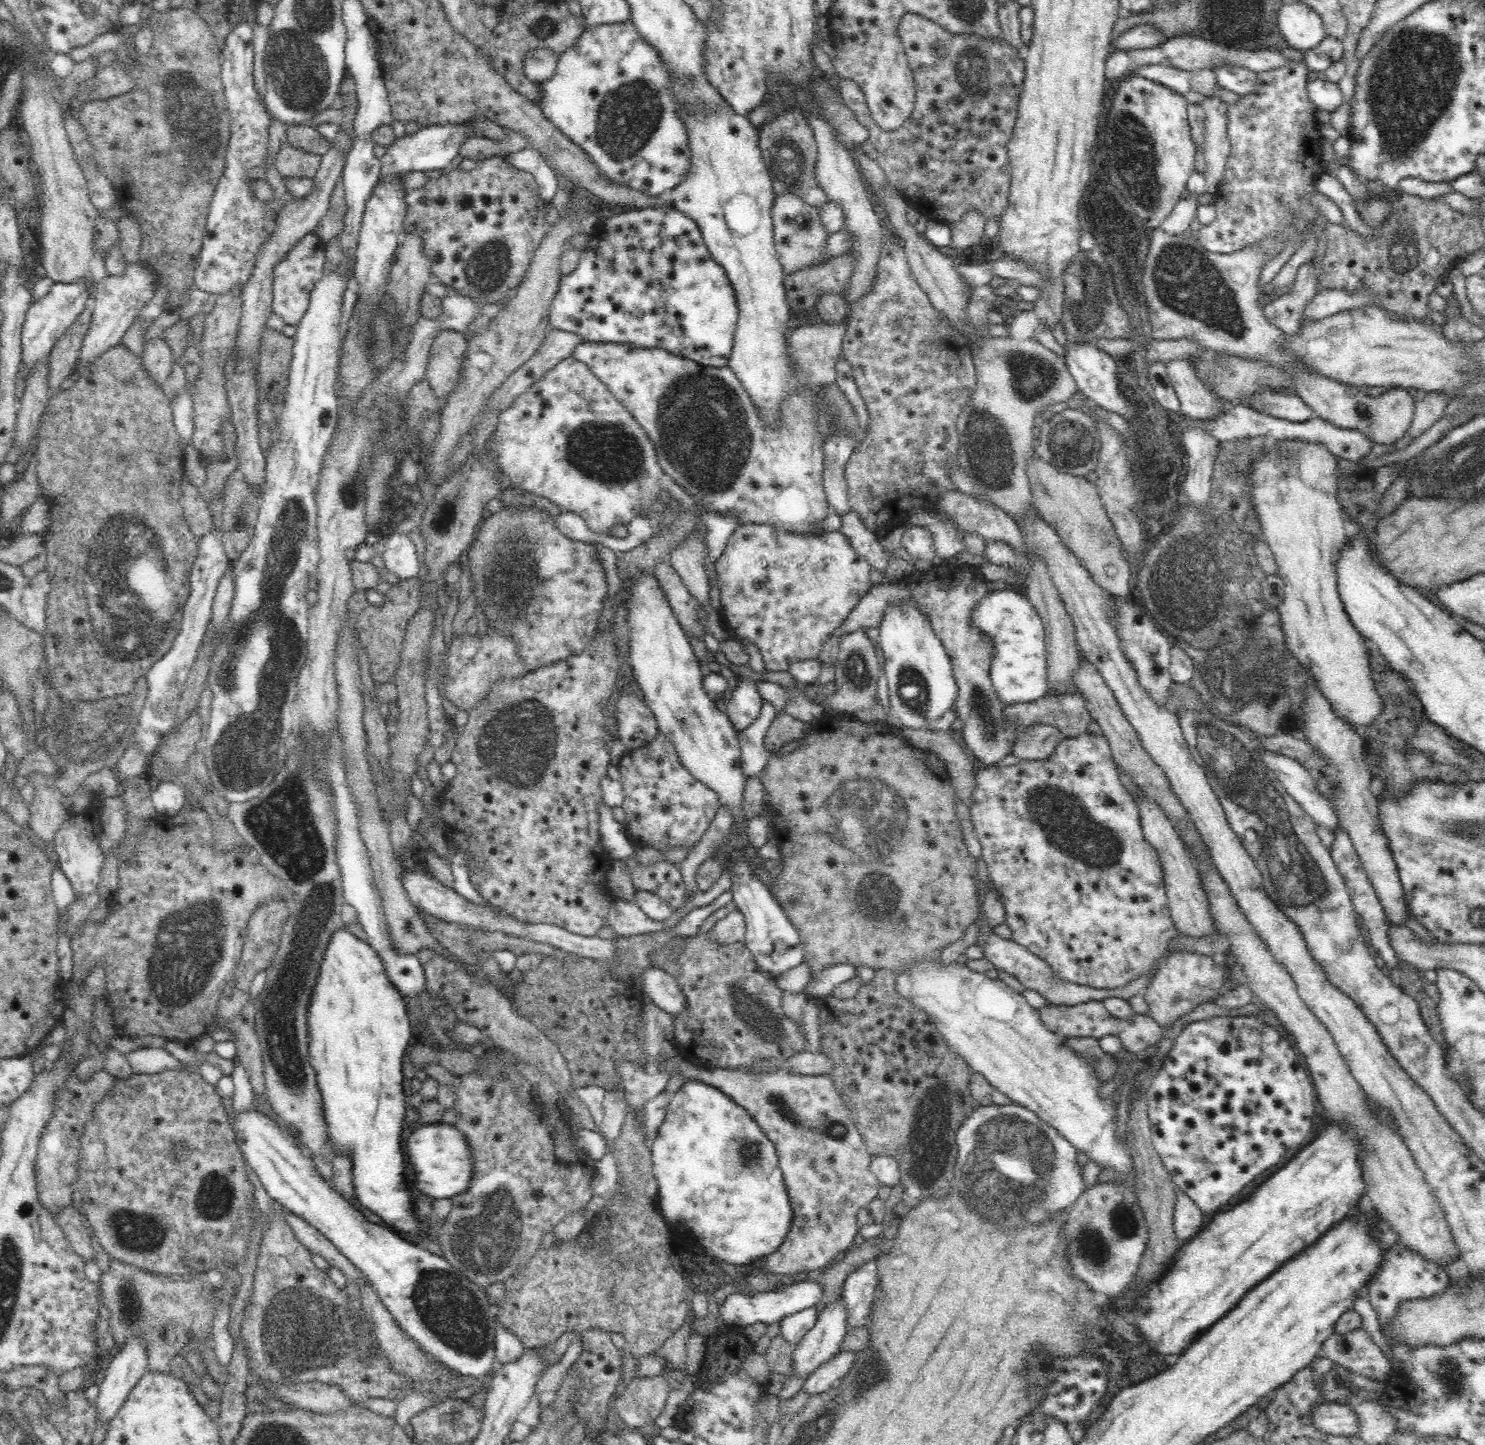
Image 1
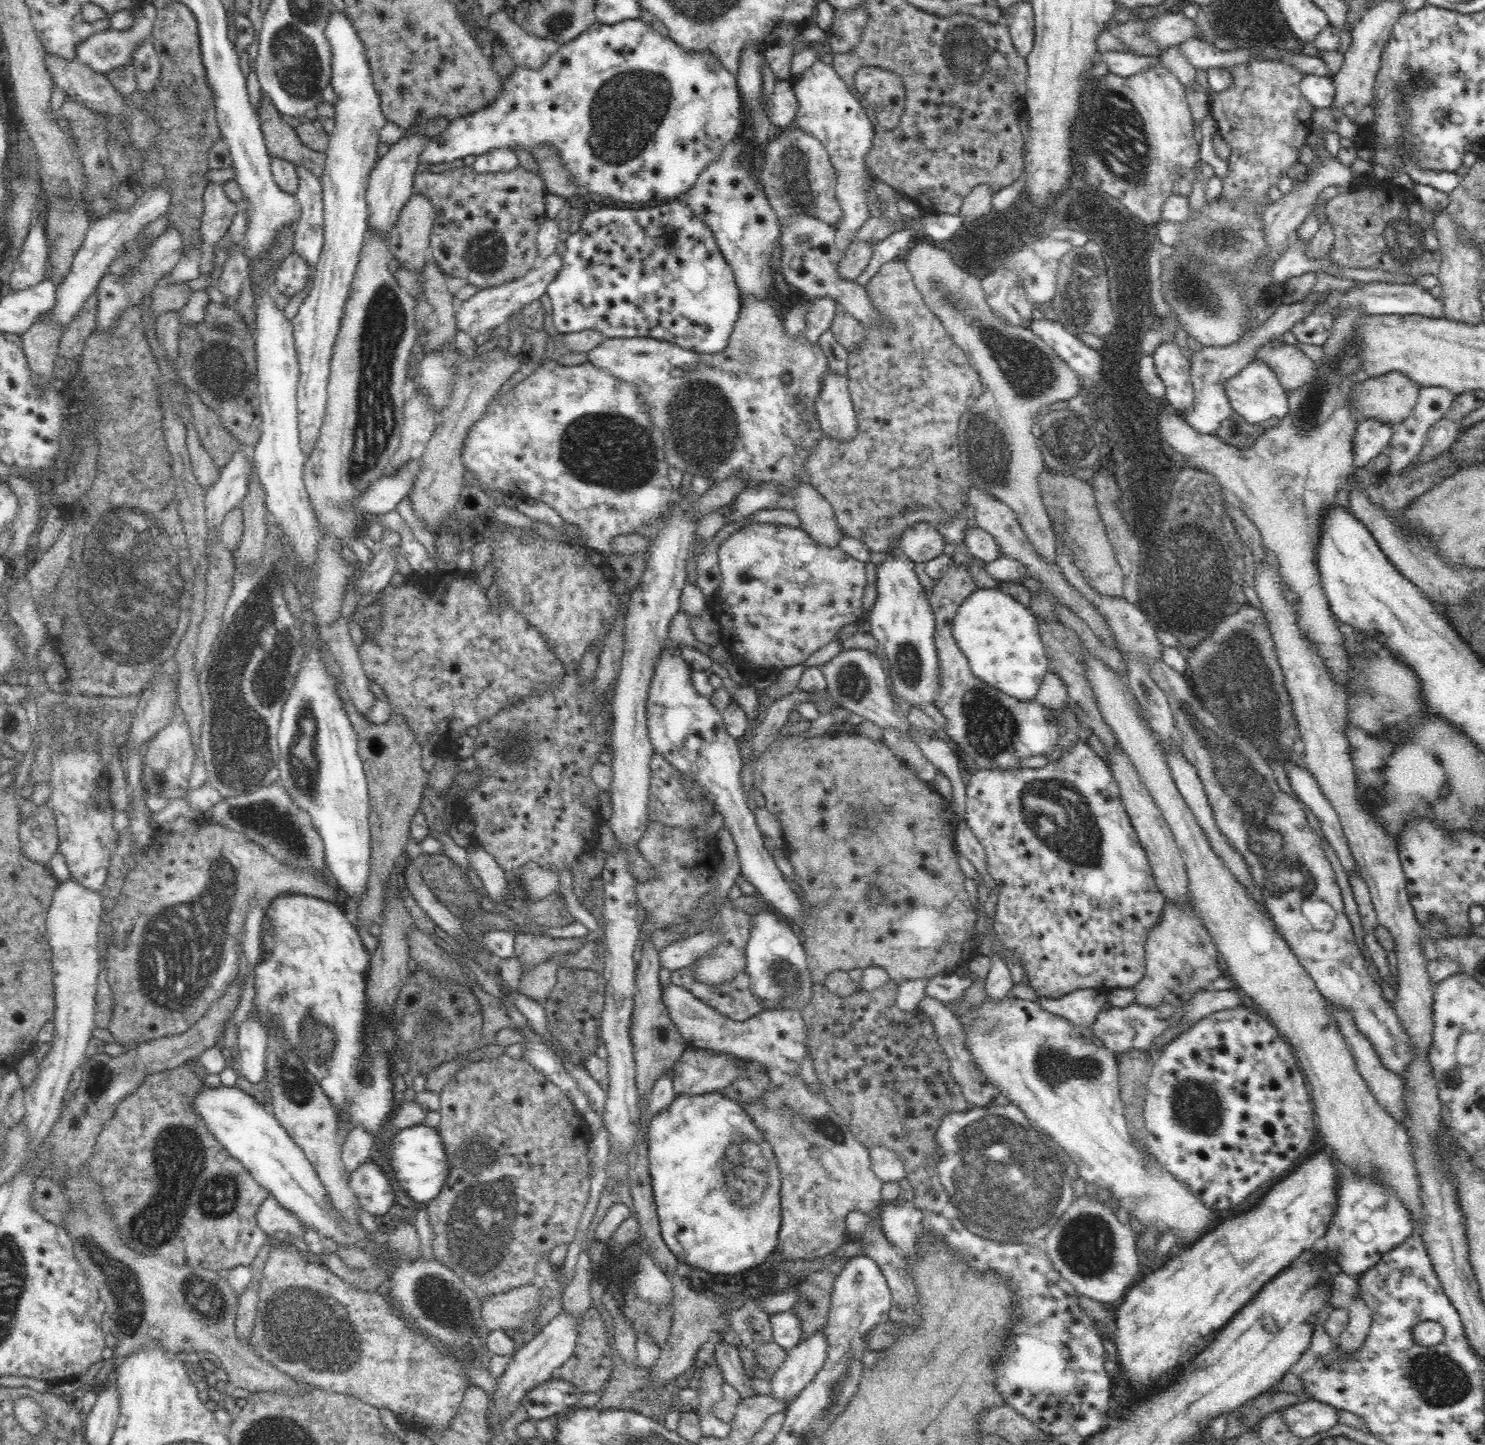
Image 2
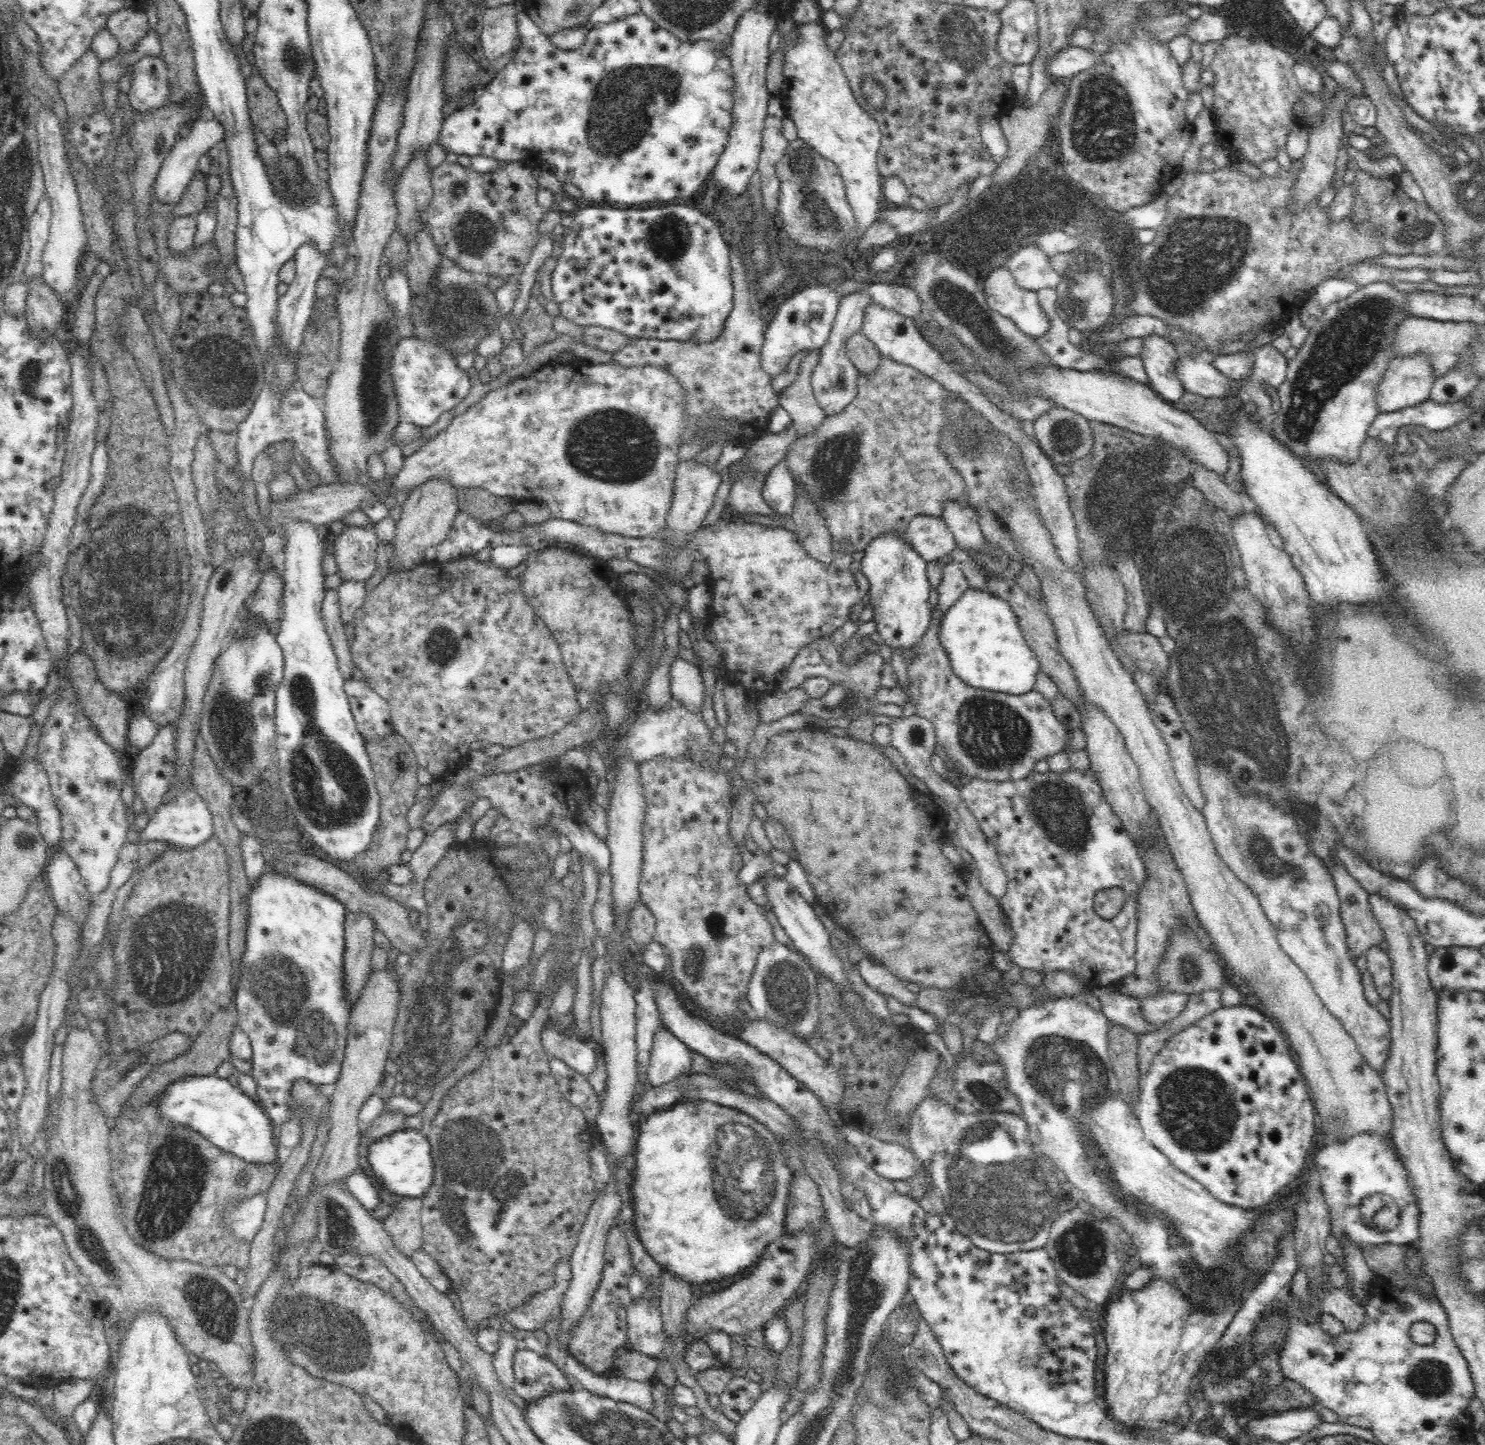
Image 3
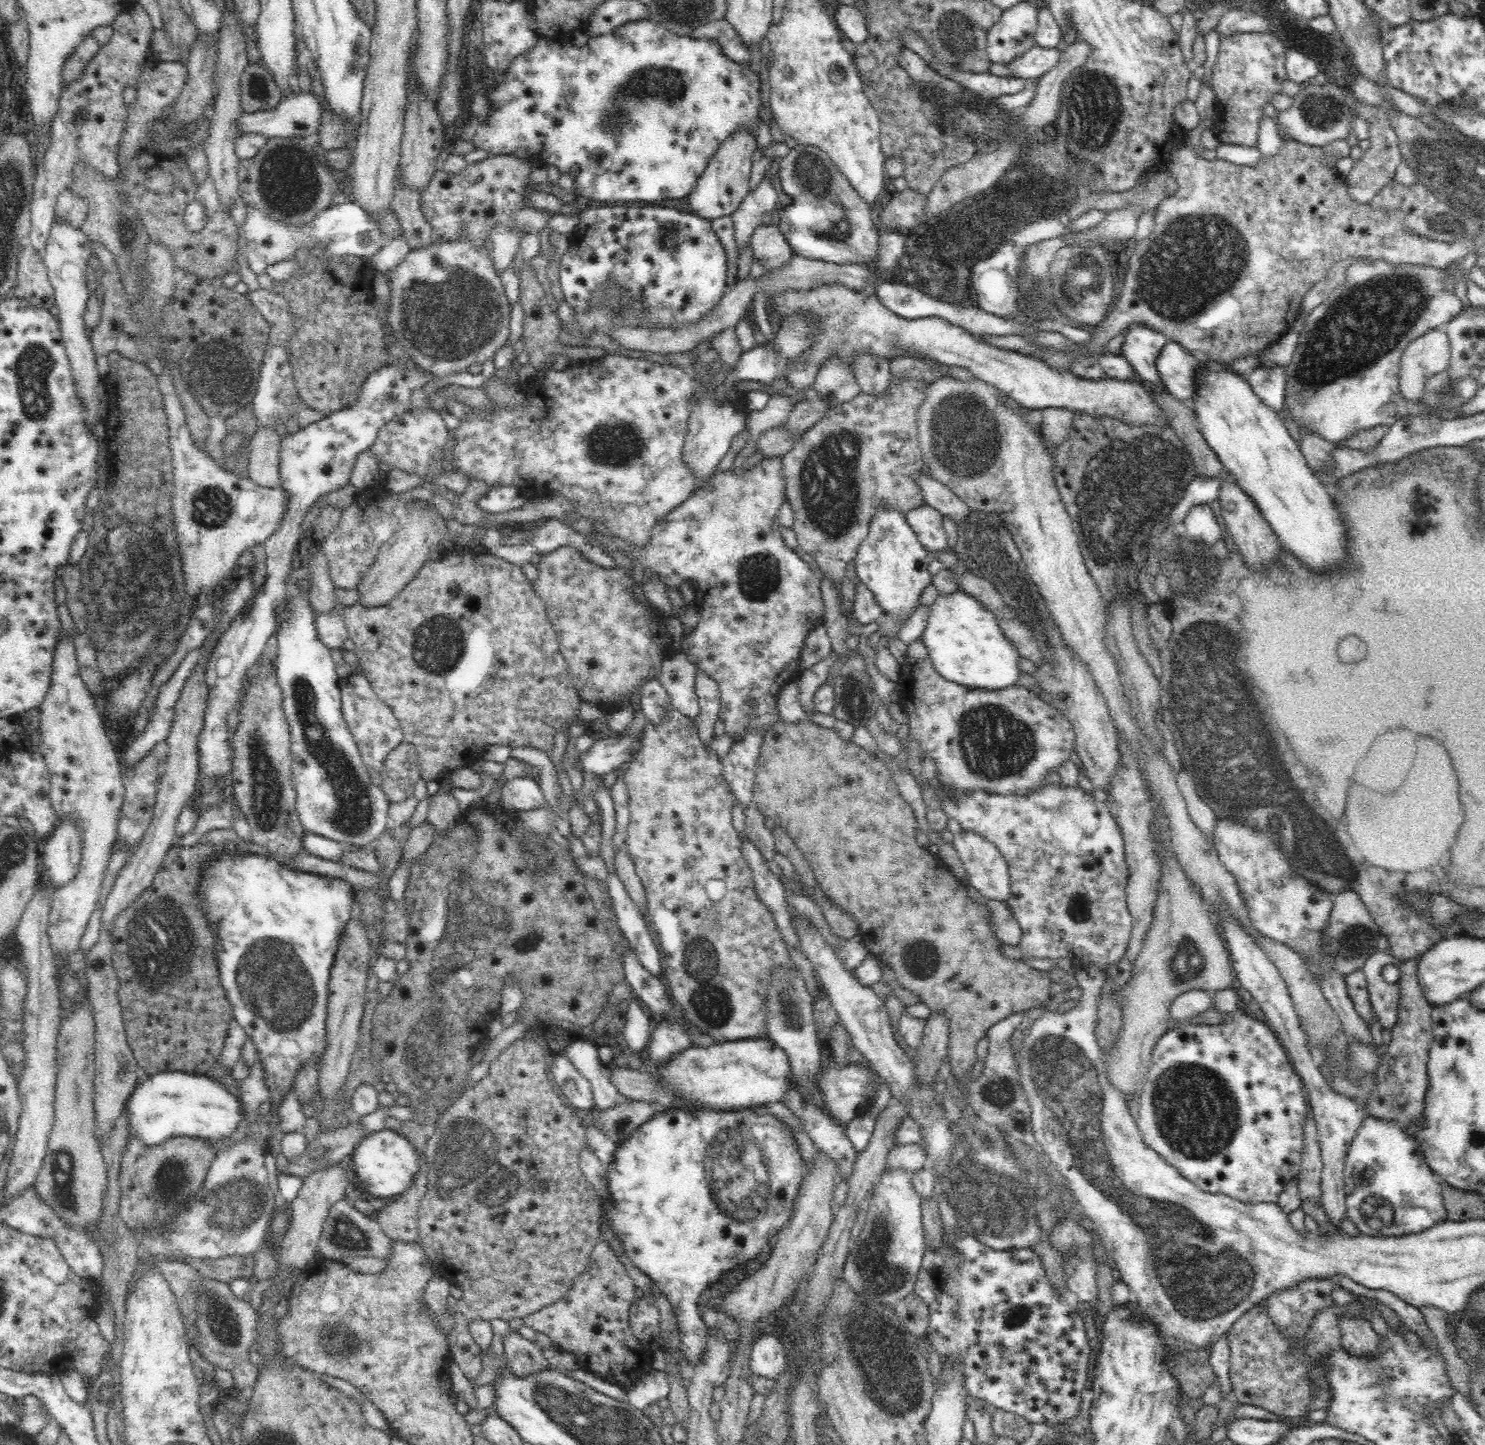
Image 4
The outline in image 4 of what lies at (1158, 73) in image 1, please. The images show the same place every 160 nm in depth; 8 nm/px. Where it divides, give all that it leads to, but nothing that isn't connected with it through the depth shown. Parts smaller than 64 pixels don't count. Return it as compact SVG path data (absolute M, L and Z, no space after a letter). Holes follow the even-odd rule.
M1034 43L1029 49L1020 58L1005 64L1012 77L1037 80L1054 68L1064 54L1062 47L1042 48L1038 43Z

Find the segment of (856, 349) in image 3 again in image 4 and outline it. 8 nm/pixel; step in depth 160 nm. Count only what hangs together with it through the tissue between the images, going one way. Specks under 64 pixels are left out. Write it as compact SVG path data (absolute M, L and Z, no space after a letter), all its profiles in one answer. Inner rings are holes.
M860 352L852 358L852 371L861 392L868 395L886 395L891 384L890 359Z

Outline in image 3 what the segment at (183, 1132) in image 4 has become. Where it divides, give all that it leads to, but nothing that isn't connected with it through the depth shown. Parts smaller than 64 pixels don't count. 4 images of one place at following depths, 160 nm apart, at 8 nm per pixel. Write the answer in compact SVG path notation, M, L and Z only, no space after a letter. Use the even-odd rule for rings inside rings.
M217 1074L208 1076L189 1076L169 1084L163 1095L159 1098L159 1113L161 1121L168 1120L172 1124L186 1125L199 1132L218 1148L243 1158L245 1163L255 1162L268 1164L278 1160L277 1150L274 1146L274 1127L272 1121L262 1112L254 1100L248 1097L239 1085L232 1084L227 1078L218 1077Z

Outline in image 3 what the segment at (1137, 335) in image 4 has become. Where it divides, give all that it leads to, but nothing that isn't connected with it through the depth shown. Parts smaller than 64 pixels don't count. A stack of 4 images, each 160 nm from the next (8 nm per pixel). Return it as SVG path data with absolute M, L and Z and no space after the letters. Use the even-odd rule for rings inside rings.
M1151 334L1143 338L1139 354L1150 381L1148 386L1175 405L1180 404L1181 396L1185 393L1184 385L1175 374L1179 353L1179 348L1166 337Z

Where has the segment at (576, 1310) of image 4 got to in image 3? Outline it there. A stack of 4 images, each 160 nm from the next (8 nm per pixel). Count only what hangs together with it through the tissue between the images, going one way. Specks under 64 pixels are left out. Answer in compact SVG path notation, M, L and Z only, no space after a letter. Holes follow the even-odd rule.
M616 1224L610 1228L605 1248L605 1266L598 1290L594 1293L588 1308L579 1318L571 1334L568 1351L574 1359L594 1373L606 1374L612 1366L616 1353L627 1343L627 1308L631 1305L632 1295L627 1289L631 1275L635 1272L632 1262L630 1243L626 1241L624 1231ZM562 1260L555 1269L555 1284L549 1290L530 1296L528 1304L522 1304L508 1314L498 1314L510 1320L517 1334L525 1330L542 1329L548 1318L560 1317L560 1306L565 1291L571 1282L571 1267L568 1260Z

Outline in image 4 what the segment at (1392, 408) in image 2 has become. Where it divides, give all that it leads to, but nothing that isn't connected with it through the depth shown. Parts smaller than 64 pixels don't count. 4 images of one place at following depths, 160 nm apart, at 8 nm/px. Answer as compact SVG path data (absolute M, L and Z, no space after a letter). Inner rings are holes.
M1445 327L1429 330L1413 340L1400 358L1399 388L1407 401L1418 402L1430 375L1444 371L1450 360Z

